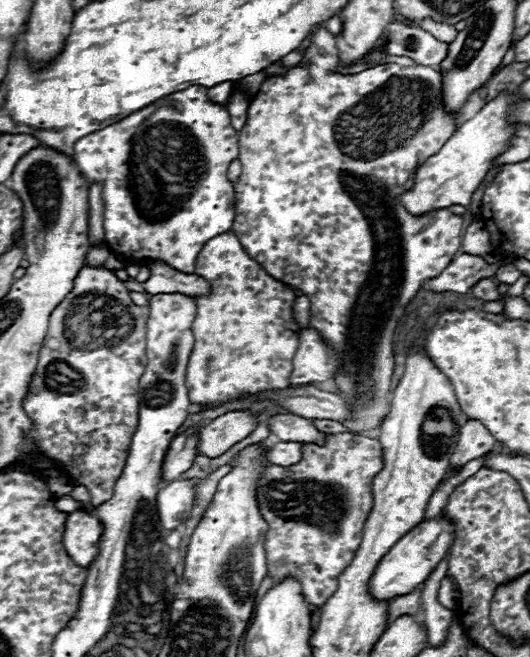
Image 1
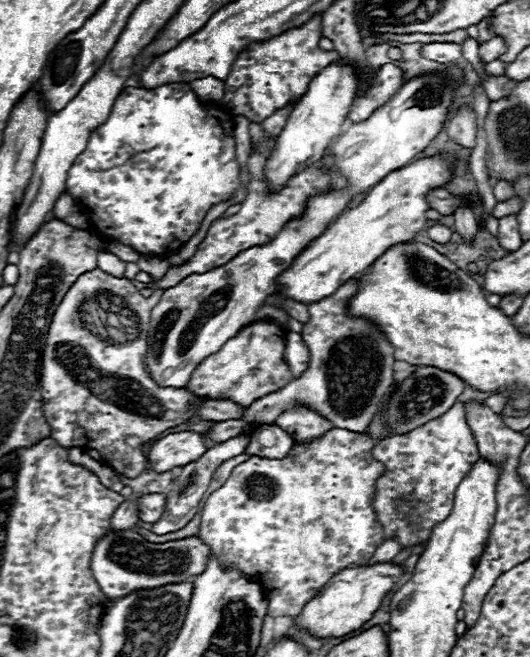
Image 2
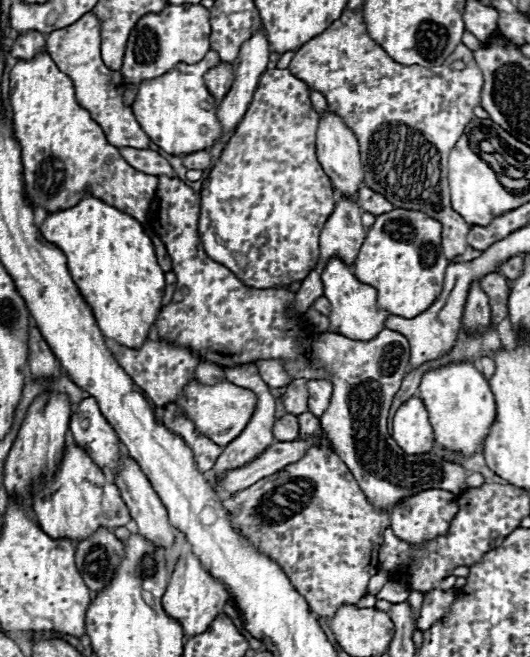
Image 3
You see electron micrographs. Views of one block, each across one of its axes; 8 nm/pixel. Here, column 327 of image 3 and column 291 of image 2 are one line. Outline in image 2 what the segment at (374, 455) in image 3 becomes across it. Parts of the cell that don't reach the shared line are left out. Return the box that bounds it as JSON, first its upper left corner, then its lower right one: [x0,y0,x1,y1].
[276,332,334,442]

